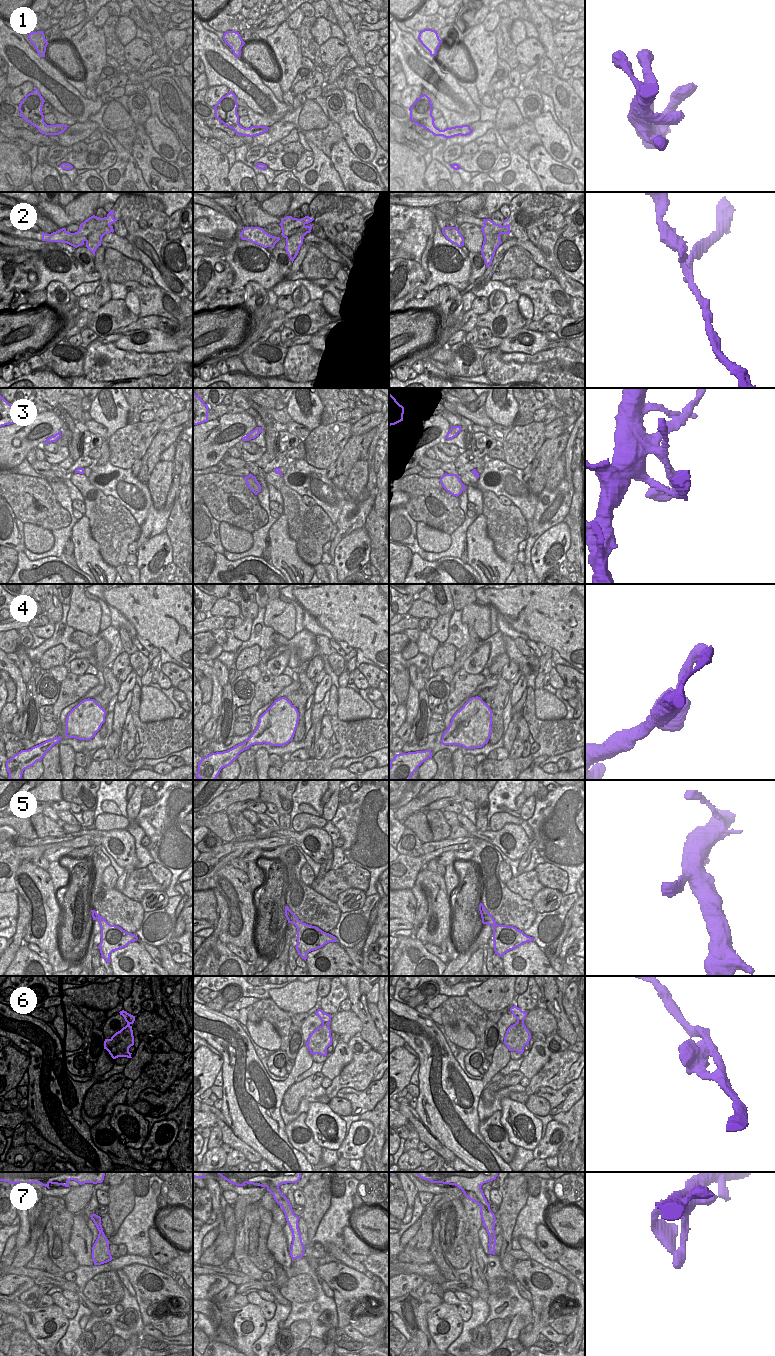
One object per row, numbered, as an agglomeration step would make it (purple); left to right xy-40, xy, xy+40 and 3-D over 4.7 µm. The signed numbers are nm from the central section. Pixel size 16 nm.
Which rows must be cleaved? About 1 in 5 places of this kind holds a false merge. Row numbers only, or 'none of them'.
2

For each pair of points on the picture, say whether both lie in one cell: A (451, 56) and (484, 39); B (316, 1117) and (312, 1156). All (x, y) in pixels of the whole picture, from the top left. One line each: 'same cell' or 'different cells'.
A: different cells
B: different cells

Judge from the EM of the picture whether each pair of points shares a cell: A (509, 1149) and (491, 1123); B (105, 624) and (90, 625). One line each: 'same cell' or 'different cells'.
A: same cell
B: different cells

